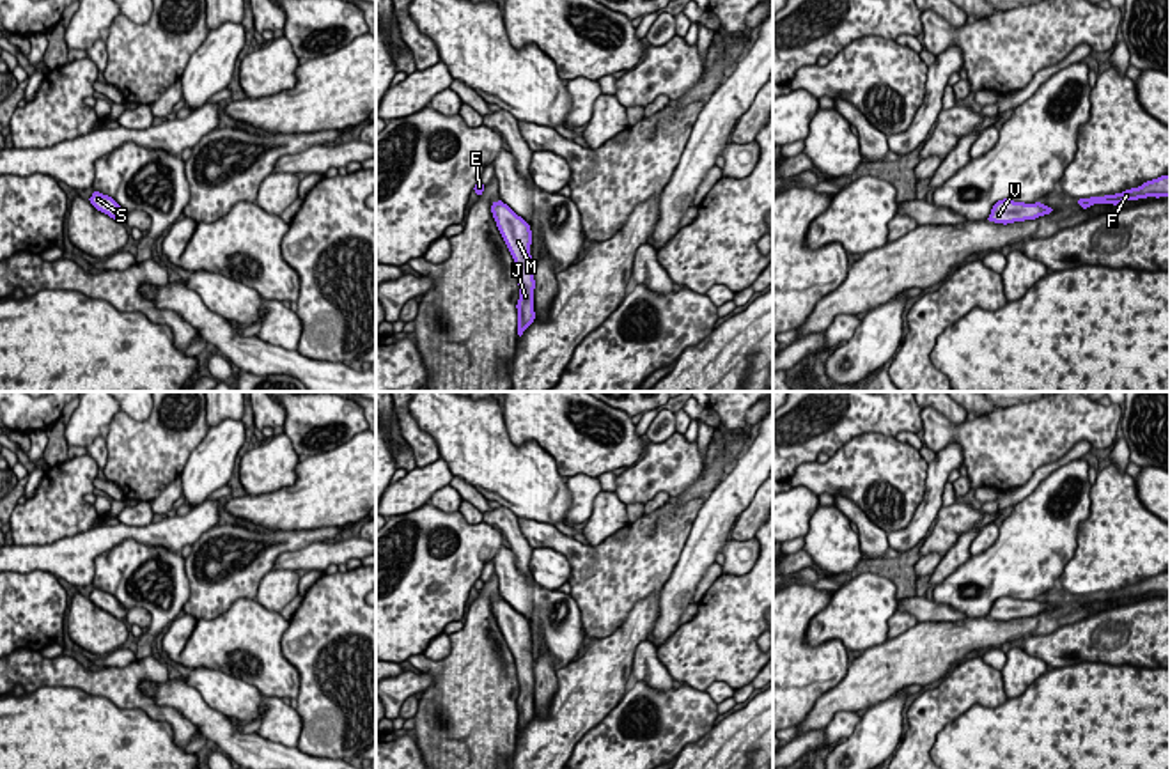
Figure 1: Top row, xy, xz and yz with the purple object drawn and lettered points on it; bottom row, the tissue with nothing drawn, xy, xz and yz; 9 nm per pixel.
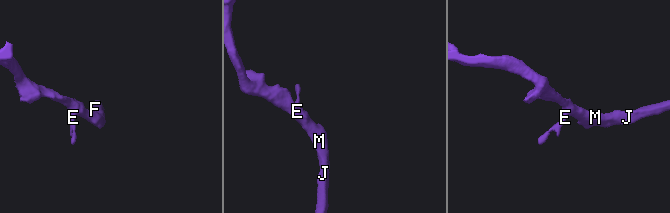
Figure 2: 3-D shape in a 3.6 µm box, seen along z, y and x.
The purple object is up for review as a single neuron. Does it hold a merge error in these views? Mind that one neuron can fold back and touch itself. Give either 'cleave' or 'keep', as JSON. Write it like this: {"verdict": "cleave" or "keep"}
{"verdict": "keep"}

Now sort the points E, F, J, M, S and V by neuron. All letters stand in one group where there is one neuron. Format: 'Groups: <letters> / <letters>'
Groups: E F J M S V

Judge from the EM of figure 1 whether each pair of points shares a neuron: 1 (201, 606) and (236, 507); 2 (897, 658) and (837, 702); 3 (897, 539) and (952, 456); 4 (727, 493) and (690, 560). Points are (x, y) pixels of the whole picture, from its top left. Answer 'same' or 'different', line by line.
1: different
2: same
3: same
4: same

